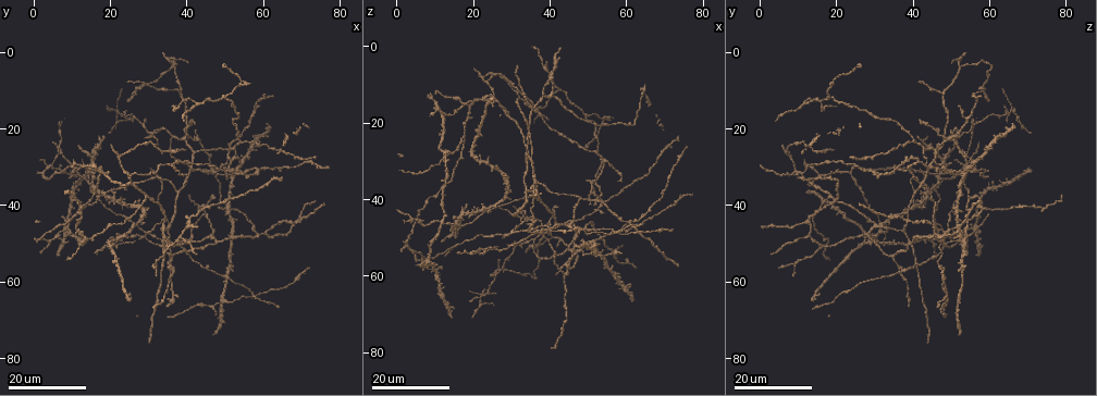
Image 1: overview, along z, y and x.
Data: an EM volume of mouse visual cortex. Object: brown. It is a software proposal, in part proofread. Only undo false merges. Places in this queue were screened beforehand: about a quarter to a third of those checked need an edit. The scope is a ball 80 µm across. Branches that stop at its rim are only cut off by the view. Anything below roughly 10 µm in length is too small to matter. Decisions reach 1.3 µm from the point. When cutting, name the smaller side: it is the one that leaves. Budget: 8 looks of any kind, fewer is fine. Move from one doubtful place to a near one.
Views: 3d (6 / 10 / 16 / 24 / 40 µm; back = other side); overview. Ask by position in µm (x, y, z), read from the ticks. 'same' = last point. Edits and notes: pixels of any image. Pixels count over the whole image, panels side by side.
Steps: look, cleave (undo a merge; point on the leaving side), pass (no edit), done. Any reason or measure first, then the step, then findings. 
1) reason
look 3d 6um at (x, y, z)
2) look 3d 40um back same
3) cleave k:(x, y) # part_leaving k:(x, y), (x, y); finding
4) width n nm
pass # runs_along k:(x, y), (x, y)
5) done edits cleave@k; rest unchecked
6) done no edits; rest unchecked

looks like a crossing
look 3d 16um at (36.0, 50.5, 16.0)

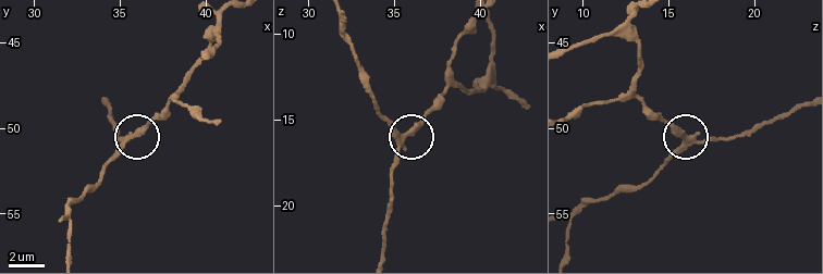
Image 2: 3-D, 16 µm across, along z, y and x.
look 3d 10um at (35.3, 50.8, 15.9)

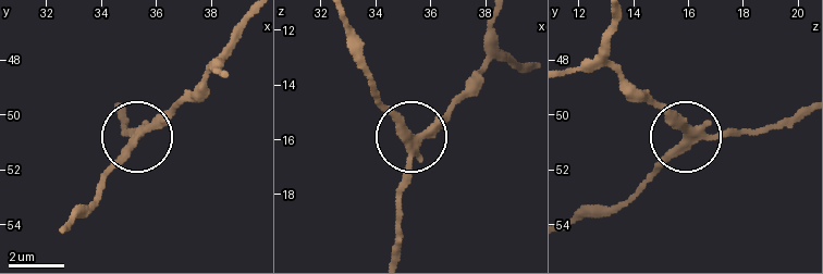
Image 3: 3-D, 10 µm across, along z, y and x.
pass # runs_along 3:(394, 251), (408, 139), (376, 99); all the same neuron

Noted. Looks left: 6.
small branch off a trunk
look 3d 16um at (37.5, 36.5, 40.5)

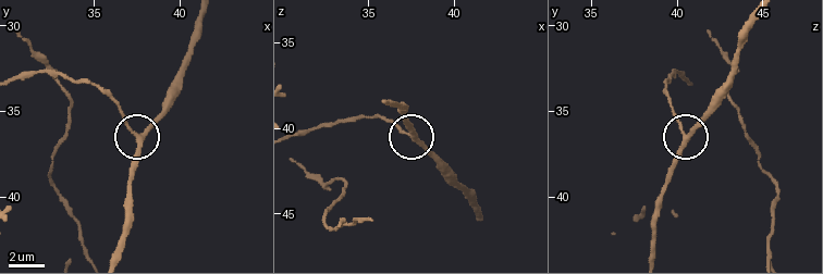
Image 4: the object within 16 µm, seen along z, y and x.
look 3d 6um at (37.6, 36.4, 40.4)

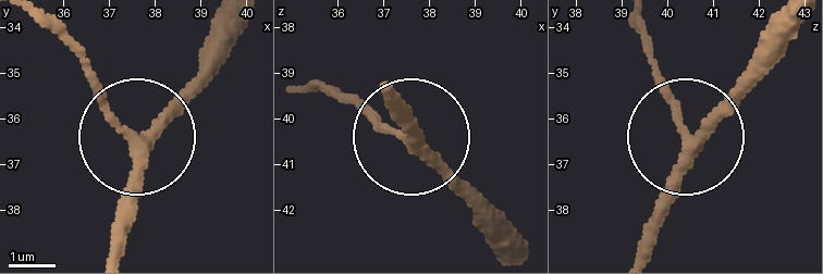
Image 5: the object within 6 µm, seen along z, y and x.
pass # runs_along 5:(639, 246), (682, 128), (635, 27); all the same neuron

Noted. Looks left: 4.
three-way junction
look 3d 16um at (25.0, 34.5, 12.5)

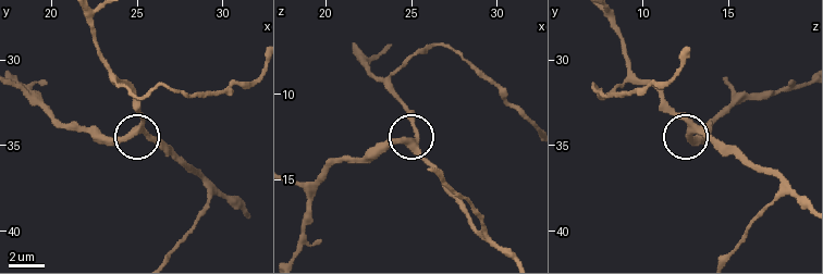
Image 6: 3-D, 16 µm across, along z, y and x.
look 3d 10um at (25.1, 34.1, 12.8)

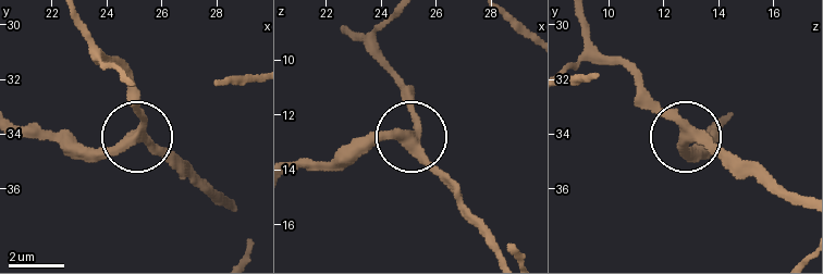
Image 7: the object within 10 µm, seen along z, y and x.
width 350 nm
pass # all the same neuron

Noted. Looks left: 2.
arms part here
look 3d 16um at (40.5, 44.0, 12.0)

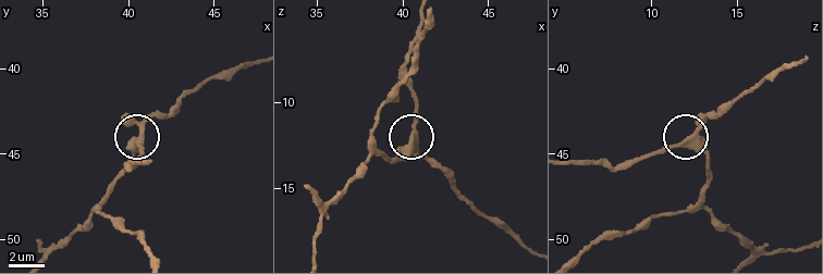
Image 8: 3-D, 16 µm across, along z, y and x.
look 3d 10um at (40.8, 44.0, 12.3)

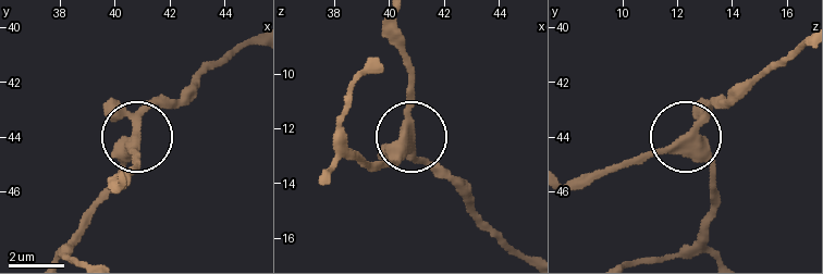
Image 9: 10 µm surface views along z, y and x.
pass # runs_along 9:(716, 253), (710, 162), (696, 141), (682, 136), (606, 166); one neuron here

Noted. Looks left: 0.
done no edits; rest unchecked

